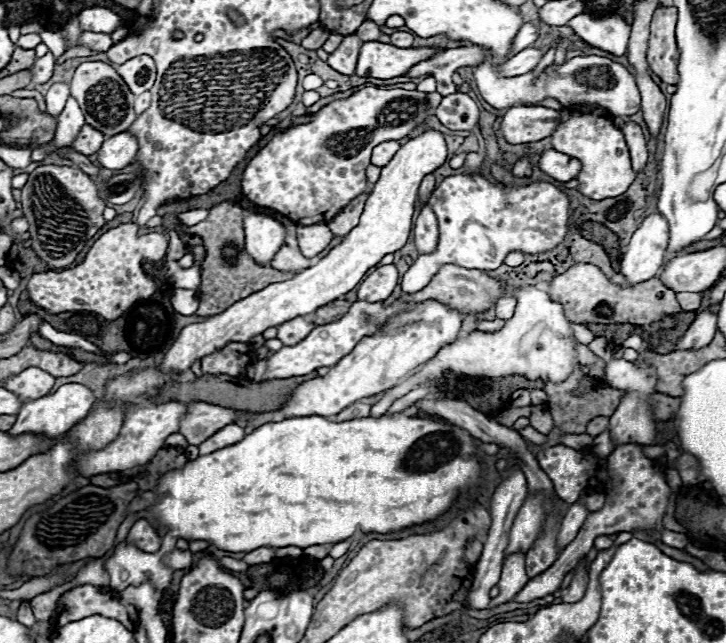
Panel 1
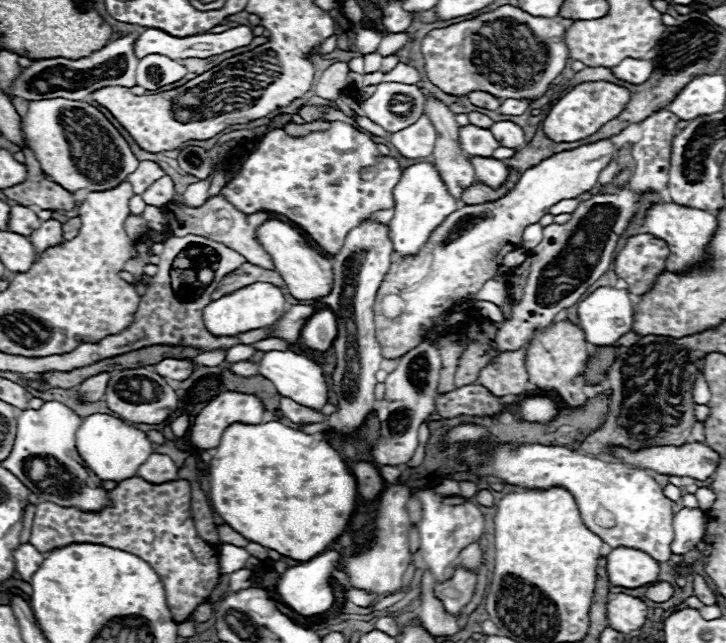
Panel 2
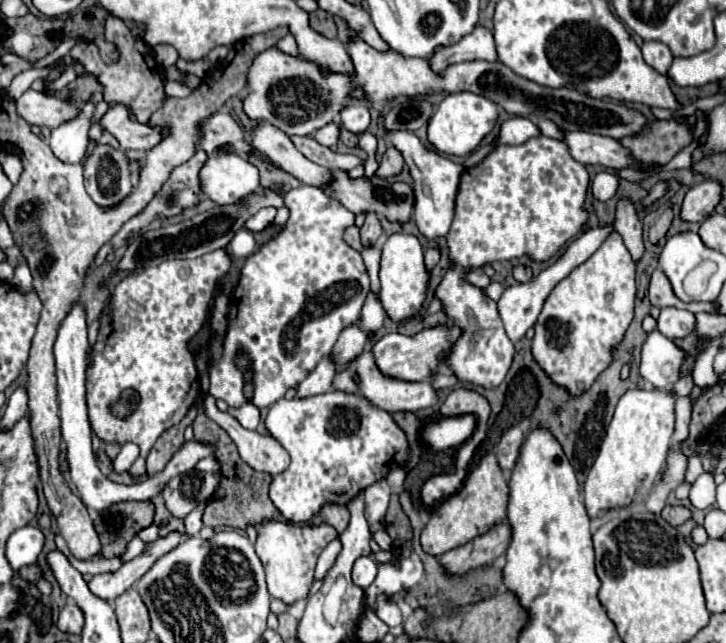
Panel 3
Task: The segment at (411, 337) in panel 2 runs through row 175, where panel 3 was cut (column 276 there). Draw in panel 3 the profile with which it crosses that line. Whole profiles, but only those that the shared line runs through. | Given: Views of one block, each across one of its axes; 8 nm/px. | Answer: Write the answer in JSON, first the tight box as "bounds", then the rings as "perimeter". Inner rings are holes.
{"bounds":[256,522,338,606],"perimeter":[[[264,522],[256,530],[258,530],[256,554],[260,556],[264,570],[266,570],[266,582],[268,582],[270,596],[284,602],[286,606],[306,600],[314,584],[314,568],[316,568],[318,554],[330,540],[338,538],[338,532],[326,524],[294,526],[290,522]]]}

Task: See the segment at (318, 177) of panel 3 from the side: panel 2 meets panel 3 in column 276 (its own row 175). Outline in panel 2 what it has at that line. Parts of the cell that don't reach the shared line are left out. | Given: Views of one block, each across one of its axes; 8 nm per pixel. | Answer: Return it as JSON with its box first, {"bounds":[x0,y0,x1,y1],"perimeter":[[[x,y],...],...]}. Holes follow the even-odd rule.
{"bounds":[126,160,166,196],"perimeter":[[[142,160],[140,164],[138,164],[138,168],[126,178],[130,184],[132,184],[132,188],[134,188],[134,192],[140,196],[150,184],[154,184],[154,180],[158,180],[158,178],[162,178],[166,172],[158,166],[158,162],[152,162],[152,160]]]}

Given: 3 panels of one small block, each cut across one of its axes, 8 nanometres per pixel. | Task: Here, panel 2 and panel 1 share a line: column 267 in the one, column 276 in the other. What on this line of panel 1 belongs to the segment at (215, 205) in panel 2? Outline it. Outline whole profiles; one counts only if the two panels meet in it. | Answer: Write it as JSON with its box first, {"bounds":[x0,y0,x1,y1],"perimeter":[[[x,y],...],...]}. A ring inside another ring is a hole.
{"bounds":[239,198,312,272],"perimeter":[[[245,198],[239,201],[239,205],[243,208],[254,210],[254,212],[272,216],[274,220],[278,220],[286,228],[284,244],[280,246],[280,250],[270,260],[270,266],[272,268],[282,270],[282,272],[300,272],[300,270],[304,270],[304,268],[308,268],[312,264],[312,260],[304,258],[300,254],[300,250],[298,250],[298,240],[296,240],[296,228],[298,228],[298,224],[294,224],[292,220],[288,220],[286,216],[282,216],[282,214],[270,210],[270,208],[260,208],[260,206],[256,206],[256,204],[251,203]]]}

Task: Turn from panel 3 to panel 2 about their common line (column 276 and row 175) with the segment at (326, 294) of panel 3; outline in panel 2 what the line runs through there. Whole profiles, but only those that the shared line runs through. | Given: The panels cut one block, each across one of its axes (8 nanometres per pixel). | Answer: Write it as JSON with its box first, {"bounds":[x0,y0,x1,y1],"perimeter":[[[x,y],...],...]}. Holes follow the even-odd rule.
{"bounds":[222,120,402,254],"perimeter":[[[334,120],[328,130],[310,132],[306,136],[290,136],[282,128],[266,132],[258,148],[246,158],[238,174],[222,188],[222,196],[230,200],[240,212],[276,212],[298,224],[324,252],[336,254],[346,234],[368,214],[376,210],[392,208],[392,190],[398,184],[402,168],[396,158],[382,156],[376,142],[366,132],[360,132],[352,124]]]}

